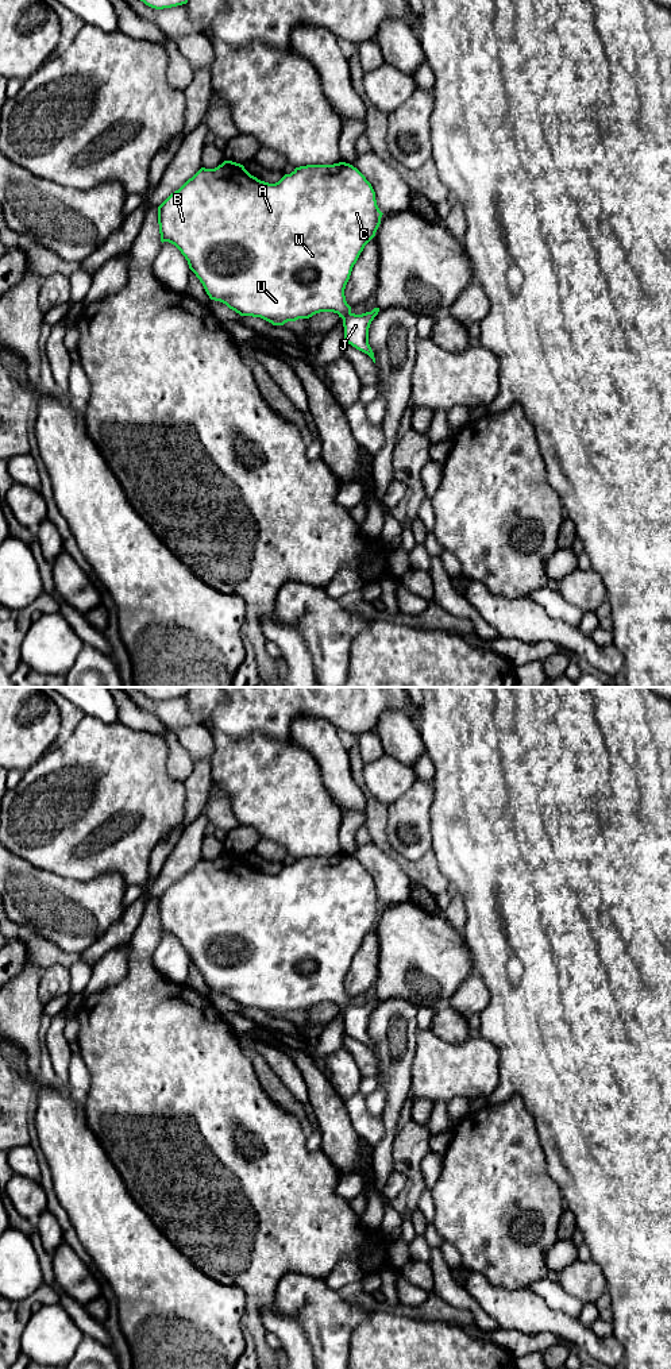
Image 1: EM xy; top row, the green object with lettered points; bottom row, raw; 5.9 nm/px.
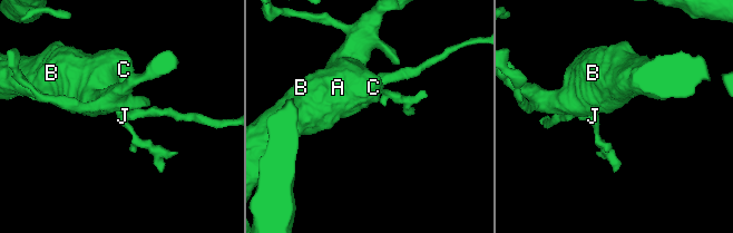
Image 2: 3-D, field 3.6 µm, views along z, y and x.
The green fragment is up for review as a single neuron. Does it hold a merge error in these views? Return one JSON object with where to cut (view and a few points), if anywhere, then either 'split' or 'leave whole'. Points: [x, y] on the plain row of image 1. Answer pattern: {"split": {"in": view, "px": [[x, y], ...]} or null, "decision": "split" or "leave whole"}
{"split": null, "decision": "leave whole"}

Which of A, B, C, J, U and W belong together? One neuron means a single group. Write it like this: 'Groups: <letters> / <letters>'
Groups: A B C J U W

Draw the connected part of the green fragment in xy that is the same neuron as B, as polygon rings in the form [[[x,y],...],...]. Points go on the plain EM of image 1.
[[[224,852],[215,860],[201,859],[192,869],[189,869],[178,882],[171,884],[158,898],[158,915],[161,933],[174,936],[188,952],[189,960],[203,975],[211,991],[225,995],[230,1000],[240,1007],[261,1009],[273,1017],[284,1017],[288,1013],[298,1010],[309,1010],[320,1003],[333,1003],[343,1010],[344,1034],[351,1036],[356,1041],[367,1045],[375,1054],[374,1044],[369,1036],[369,1019],[374,1009],[378,1006],[379,999],[371,1003],[355,1006],[346,992],[344,980],[350,971],[354,956],[356,955],[365,937],[375,928],[381,915],[382,903],[379,902],[375,891],[375,883],[366,868],[352,856],[339,853],[333,856],[306,856],[296,859],[290,865],[285,865],[278,874],[269,875],[251,867],[243,856]]]

